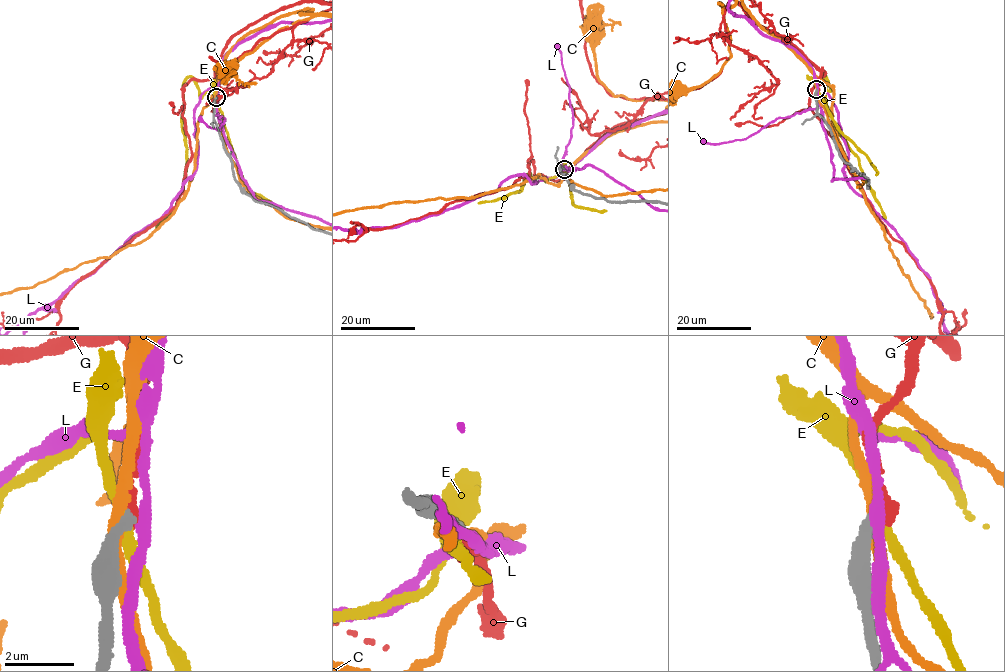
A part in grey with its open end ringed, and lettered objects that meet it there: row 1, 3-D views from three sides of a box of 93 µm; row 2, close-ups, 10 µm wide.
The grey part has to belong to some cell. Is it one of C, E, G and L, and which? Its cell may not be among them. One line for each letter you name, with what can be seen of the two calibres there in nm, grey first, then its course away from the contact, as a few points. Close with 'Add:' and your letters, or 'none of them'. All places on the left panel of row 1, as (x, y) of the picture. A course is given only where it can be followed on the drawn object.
G: Thickness 320 nm (grey) against 480 nm
Add: G

